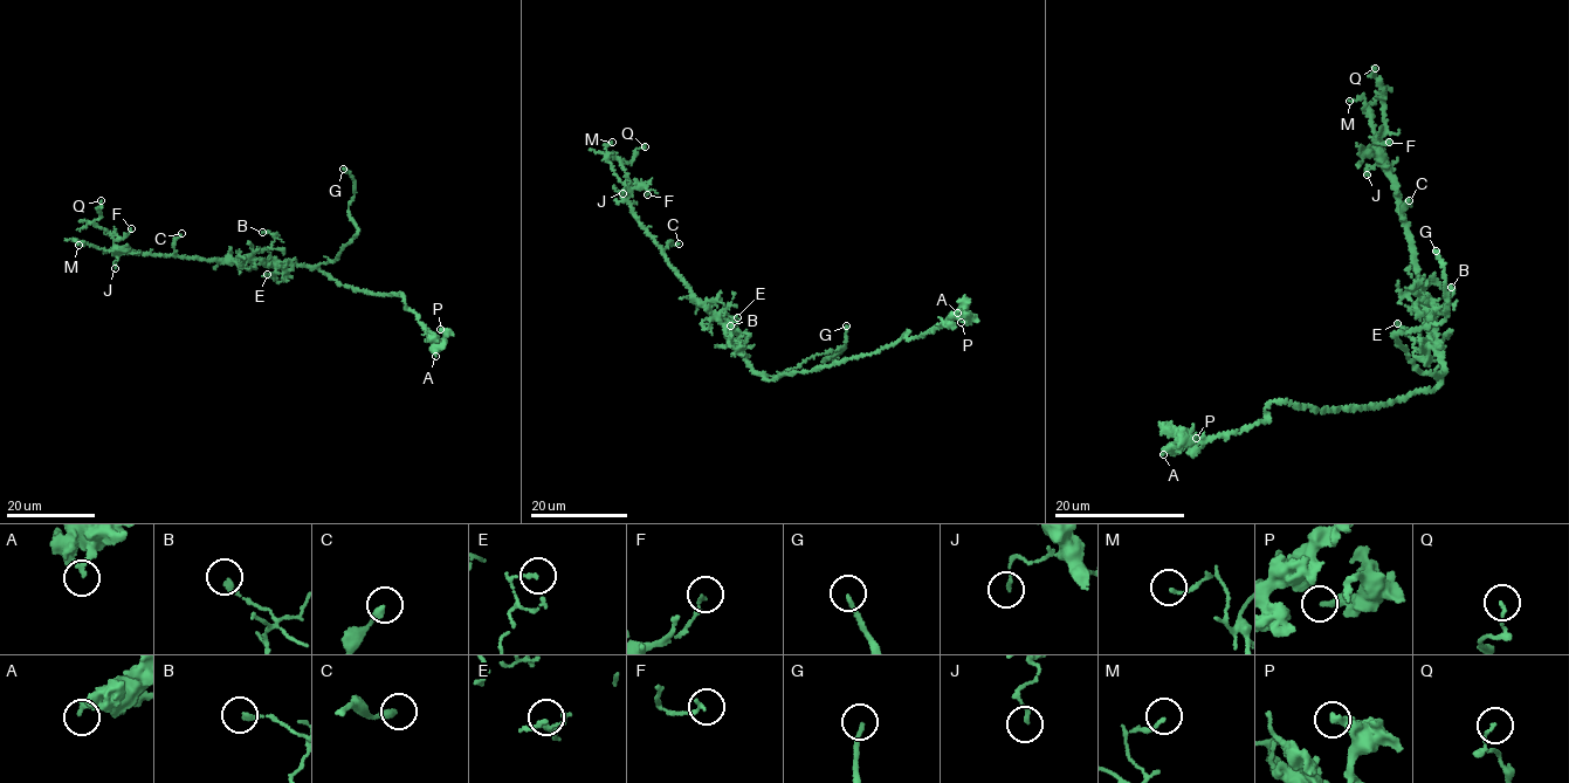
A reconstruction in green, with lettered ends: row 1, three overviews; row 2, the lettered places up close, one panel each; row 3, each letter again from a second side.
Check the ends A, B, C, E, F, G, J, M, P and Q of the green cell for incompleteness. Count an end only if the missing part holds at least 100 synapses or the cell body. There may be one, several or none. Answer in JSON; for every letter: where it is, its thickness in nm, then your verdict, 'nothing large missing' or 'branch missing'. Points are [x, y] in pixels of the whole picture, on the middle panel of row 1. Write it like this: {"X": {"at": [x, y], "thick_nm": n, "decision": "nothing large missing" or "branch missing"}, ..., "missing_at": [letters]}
{"A": {"at": [957, 313], "thick_nm": 170, "decision": "nothing large missing"}, "B": {"at": [730, 325], "thick_nm": 170, "decision": "nothing large missing"}, "C": {"at": [679, 244], "thick_nm": 280, "decision": "nothing large missing"}, "E": {"at": [737, 317], "thick_nm": 110, "decision": "nothing large missing"}, "F": {"at": [647, 194], "thick_nm": 160, "decision": "nothing large missing"}, "G": {"at": [846, 325], "thick_nm": 170, "decision": "branch missing"}, "J": {"at": [623, 193], "thick_nm": 130, "decision": "nothing large missing"}, "M": {"at": [612, 142], "thick_nm": 110, "decision": "nothing large missing"}, "P": {"at": [961, 322], "thick_nm": 240, "decision": "nothing large missing"}, "Q": {"at": [645, 146], "thick_nm": 120, "decision": "nothing large missing"}, "missing_at": ["G"]}

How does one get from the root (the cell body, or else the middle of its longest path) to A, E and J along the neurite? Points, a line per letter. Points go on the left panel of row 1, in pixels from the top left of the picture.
A: (305, 265), (369, 293), (401, 294), (406, 308), (427, 330), (435, 356)
E: (305, 265), (287, 266), (270, 277), (263, 275), (267, 274)
J: (305, 265), (270, 266), (255, 260), (220, 261), (130, 253), (116, 256), (115, 268)

